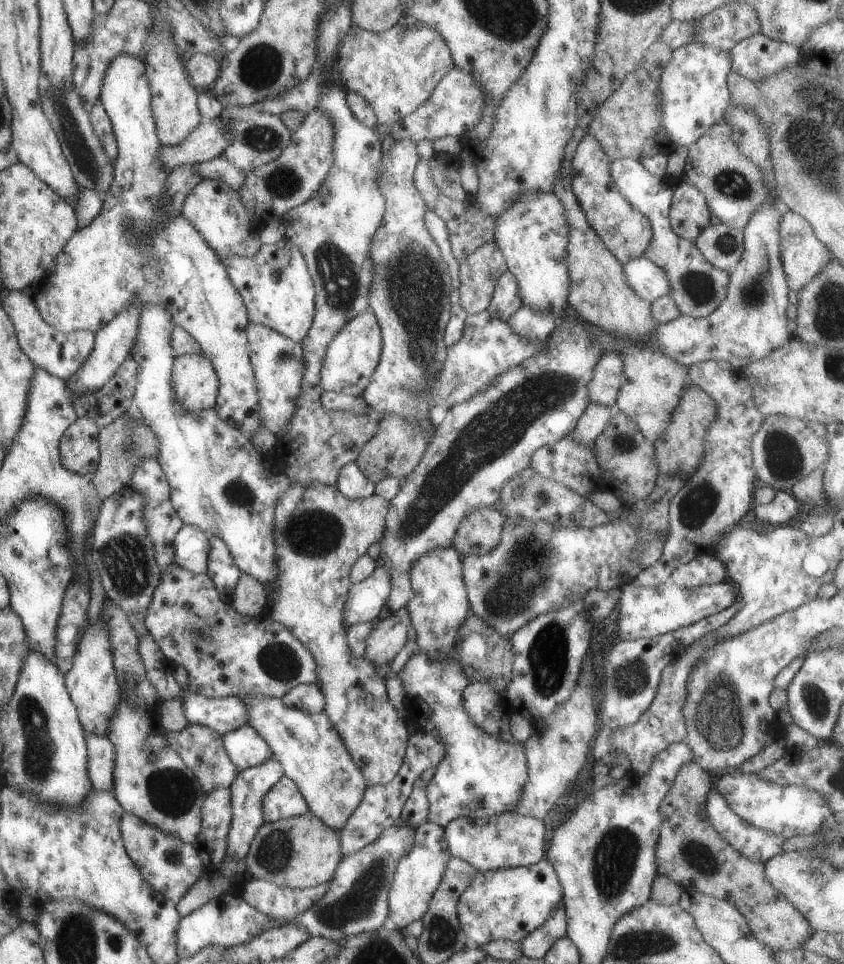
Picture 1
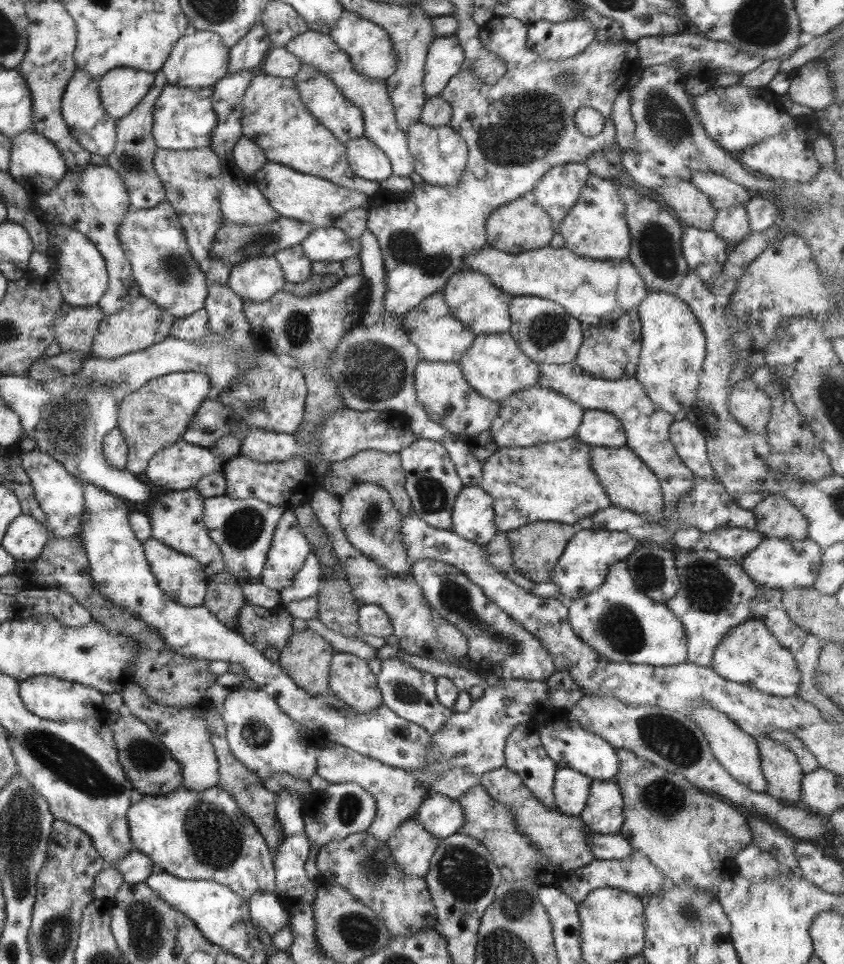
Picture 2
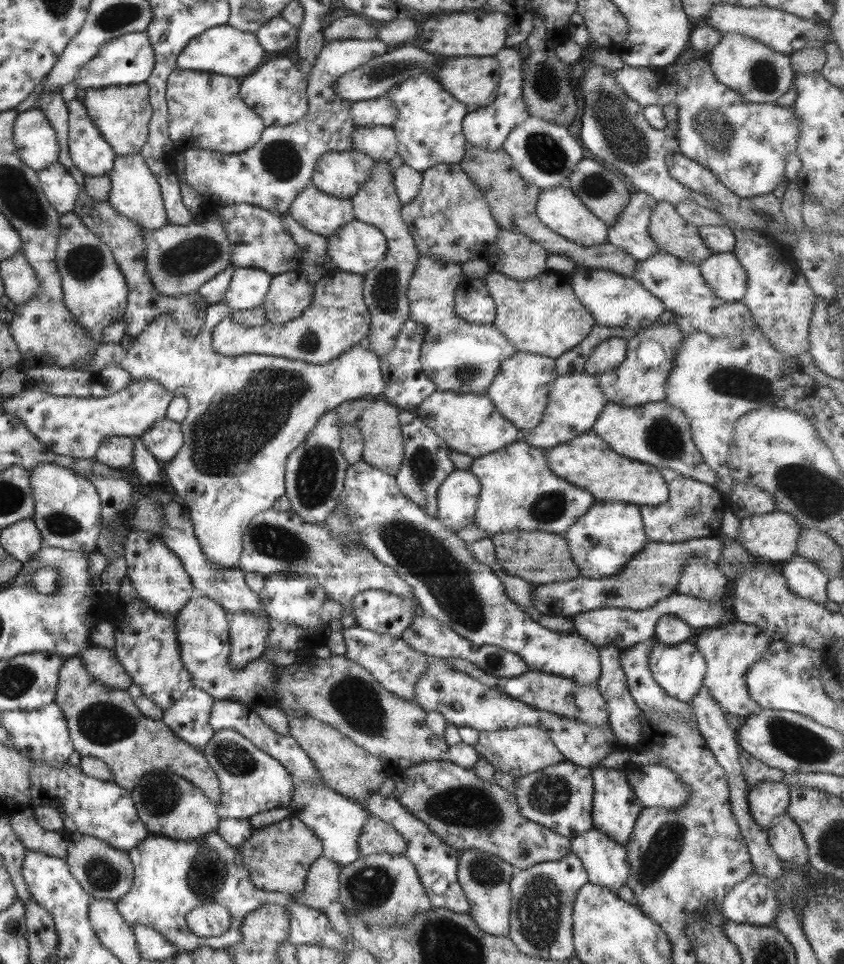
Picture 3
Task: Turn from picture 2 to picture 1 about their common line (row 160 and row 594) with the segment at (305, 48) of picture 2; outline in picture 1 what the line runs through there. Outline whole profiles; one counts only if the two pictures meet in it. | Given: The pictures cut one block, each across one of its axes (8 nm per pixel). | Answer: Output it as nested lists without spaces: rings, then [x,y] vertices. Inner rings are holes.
[[[563,319],[557,323],[556,327],[550,332],[544,345],[534,355],[528,356],[525,360],[522,360],[519,364],[513,365],[505,372],[498,374],[494,381],[491,381],[484,389],[479,392],[473,393],[466,401],[454,404],[450,406],[445,414],[445,417],[440,424],[435,428],[431,440],[428,442],[426,449],[423,451],[417,466],[413,470],[406,474],[400,480],[399,492],[389,501],[388,513],[385,515],[385,532],[380,538],[379,542],[382,546],[379,554],[376,557],[377,563],[381,563],[384,567],[388,568],[390,572],[390,593],[385,601],[385,604],[379,611],[378,618],[384,619],[386,616],[392,615],[397,610],[402,609],[409,602],[412,595],[412,588],[410,585],[410,576],[408,575],[410,566],[420,556],[423,556],[428,550],[435,547],[447,548],[451,547],[452,536],[455,530],[459,526],[461,519],[464,519],[471,511],[478,508],[490,507],[500,495],[501,485],[511,476],[517,474],[521,469],[529,466],[529,459],[533,451],[543,446],[544,444],[552,443],[559,440],[562,436],[565,436],[567,432],[571,433],[575,428],[577,419],[581,416],[581,413],[585,410],[585,407],[590,403],[588,397],[587,383],[591,378],[593,367],[600,357],[602,352],[600,344],[597,339],[590,337],[587,326],[577,319]]]

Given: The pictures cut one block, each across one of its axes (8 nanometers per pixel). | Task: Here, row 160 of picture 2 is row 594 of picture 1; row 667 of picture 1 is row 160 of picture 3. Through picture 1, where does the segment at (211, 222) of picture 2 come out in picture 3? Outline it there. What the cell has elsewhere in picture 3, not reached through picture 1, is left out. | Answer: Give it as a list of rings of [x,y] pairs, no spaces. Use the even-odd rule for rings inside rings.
[[[379,39],[327,41],[317,53],[309,75],[305,76],[307,112],[301,120],[282,128],[275,125],[265,127],[257,143],[243,152],[225,154],[184,149],[179,152],[183,158],[181,180],[199,194],[201,203],[213,202],[219,207],[252,204],[276,215],[286,213],[297,193],[311,181],[315,163],[324,152],[353,151],[353,102],[337,99],[332,90],[335,79],[388,50]]]

